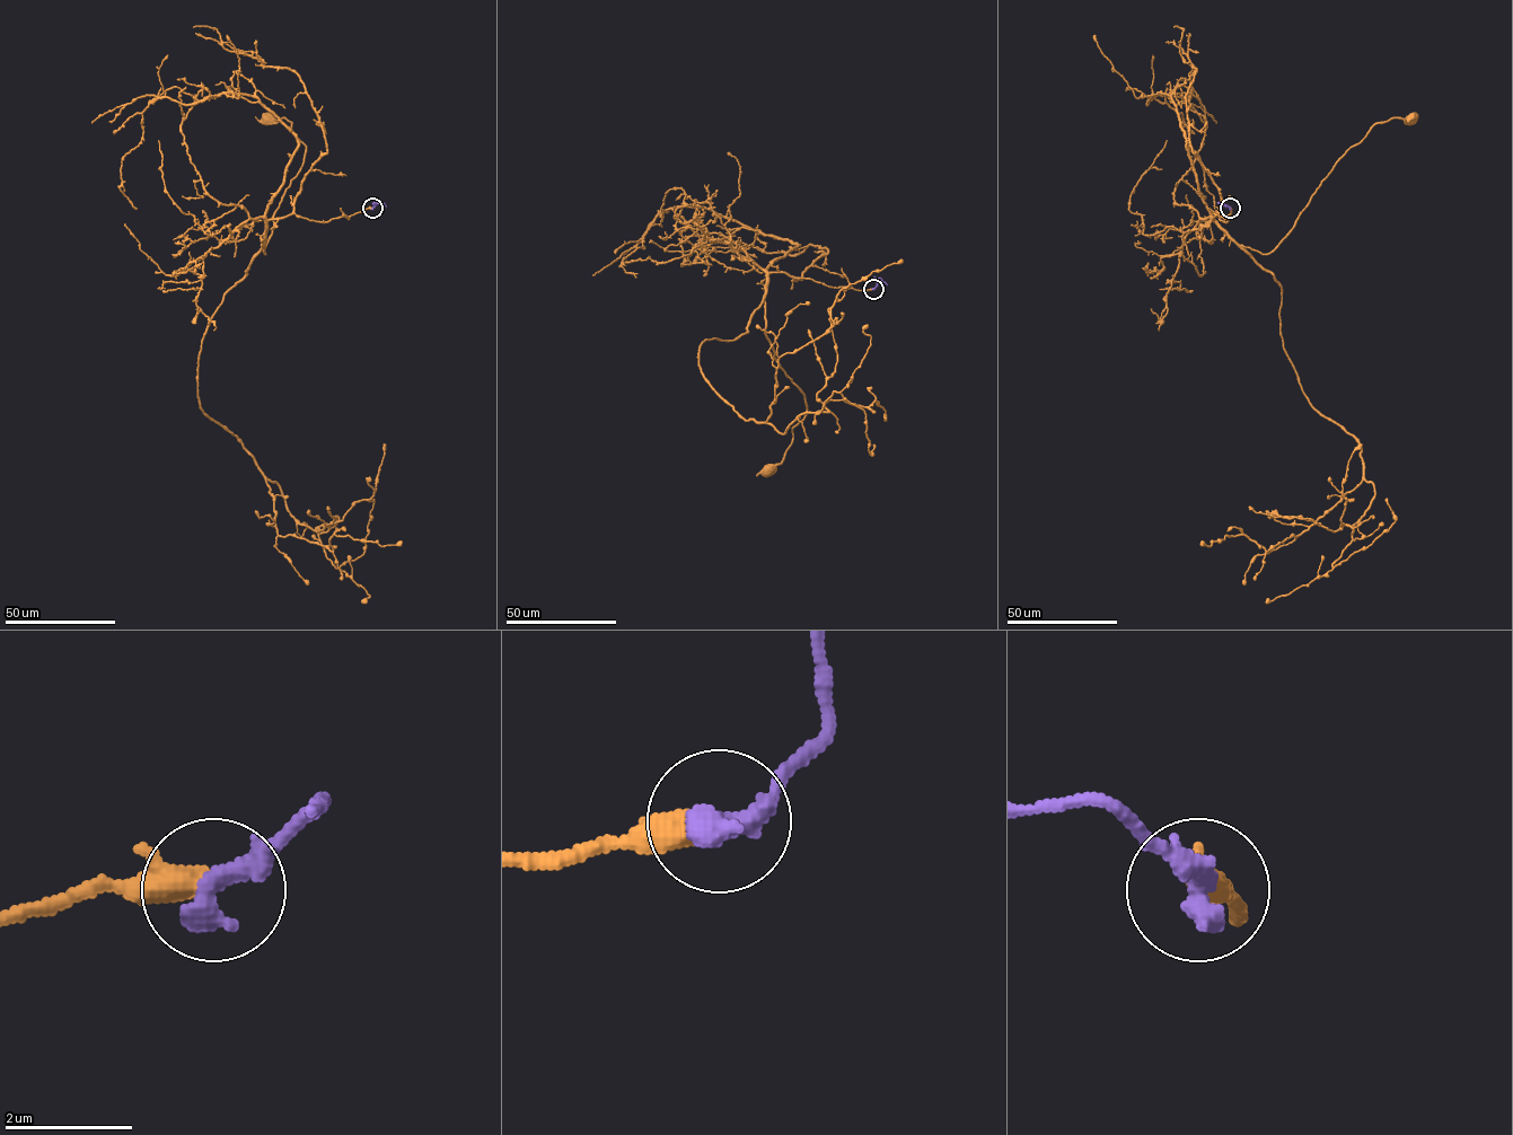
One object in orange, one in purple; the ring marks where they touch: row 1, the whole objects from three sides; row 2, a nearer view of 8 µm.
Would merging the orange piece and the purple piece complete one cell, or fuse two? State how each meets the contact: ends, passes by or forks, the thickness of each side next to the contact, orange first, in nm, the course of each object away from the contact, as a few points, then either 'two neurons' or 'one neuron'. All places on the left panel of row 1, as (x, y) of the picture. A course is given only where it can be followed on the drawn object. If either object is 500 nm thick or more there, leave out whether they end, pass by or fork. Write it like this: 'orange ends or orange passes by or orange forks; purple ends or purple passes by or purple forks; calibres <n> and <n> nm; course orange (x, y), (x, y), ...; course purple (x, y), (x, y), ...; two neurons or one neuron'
calibres 480 and 500 nm; course orange (371, 208), (325, 222), (295, 213), (270, 219), (265, 254), (274, 212), (306, 148), (291, 123), (269, 120); course purple (372, 208), (376, 203), (386, 207); one neuron

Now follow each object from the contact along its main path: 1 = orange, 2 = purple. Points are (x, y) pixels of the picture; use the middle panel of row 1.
1: (872, 289), (768, 275), (766, 336), (775, 360), (803, 394), (807, 408), (792, 428), (784, 459), (770, 471)
2: (873, 289), (880, 278), (887, 284)

